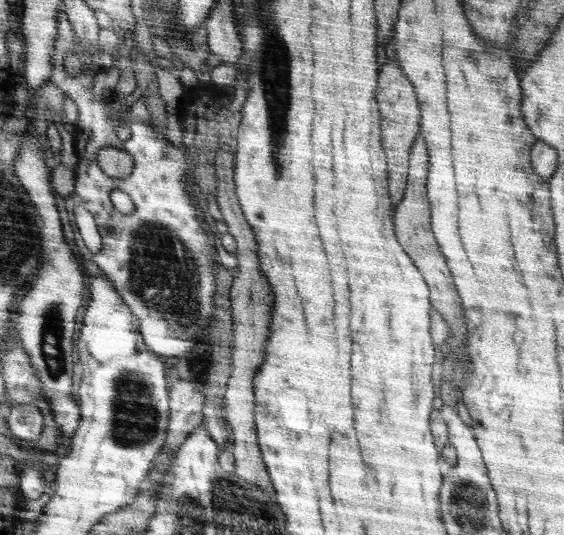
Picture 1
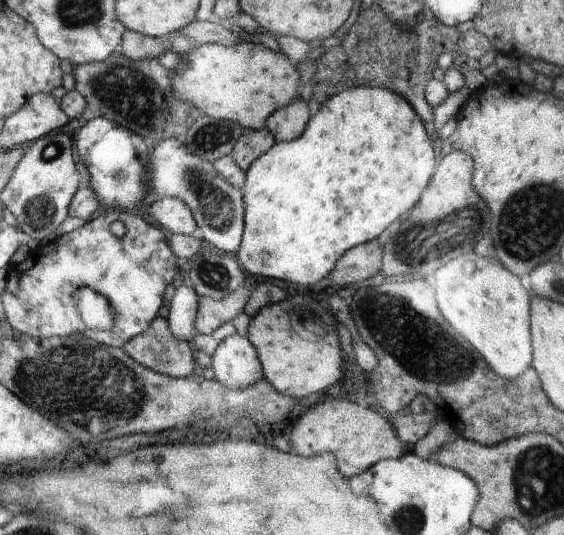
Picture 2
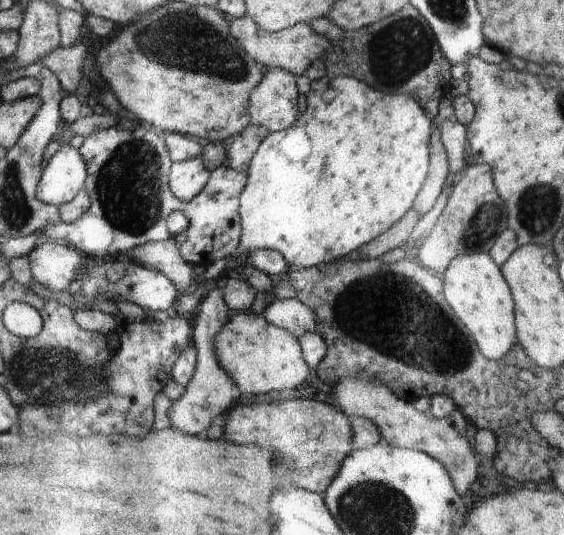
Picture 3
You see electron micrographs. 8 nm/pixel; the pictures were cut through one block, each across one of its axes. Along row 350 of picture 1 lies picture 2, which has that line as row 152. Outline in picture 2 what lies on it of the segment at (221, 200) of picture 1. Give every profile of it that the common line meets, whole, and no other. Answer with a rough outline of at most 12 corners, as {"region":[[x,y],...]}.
{"region":[[242,129],[233,146],[243,170],[275,143],[262,129]]}

